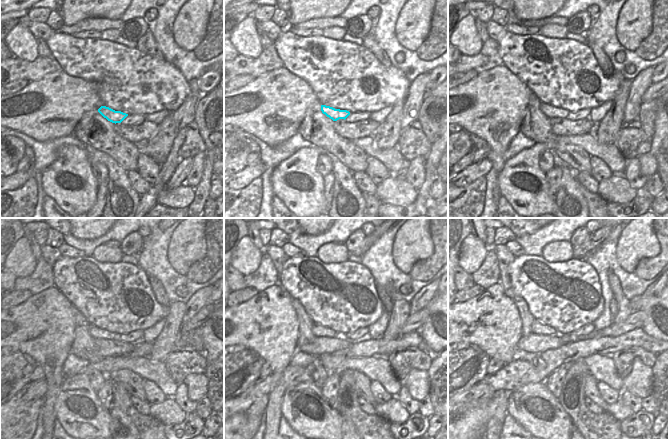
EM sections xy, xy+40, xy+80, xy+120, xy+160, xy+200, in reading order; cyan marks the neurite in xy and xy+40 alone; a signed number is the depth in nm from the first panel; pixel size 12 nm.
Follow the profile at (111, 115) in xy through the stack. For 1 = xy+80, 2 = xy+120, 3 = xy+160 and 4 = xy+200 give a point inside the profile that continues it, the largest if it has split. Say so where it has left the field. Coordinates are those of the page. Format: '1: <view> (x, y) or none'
1: xy+80 (550, 111)
2: xy+120 (97, 333)
3: xy+160 (319, 331)
4: xy+200 (537, 327)

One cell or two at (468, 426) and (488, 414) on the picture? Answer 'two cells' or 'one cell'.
one cell

